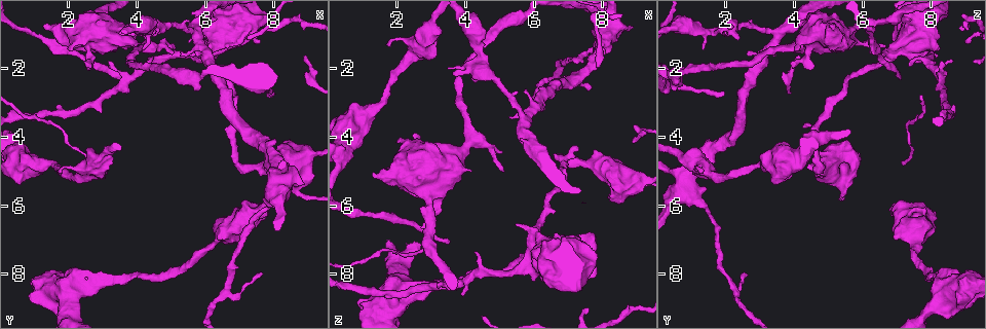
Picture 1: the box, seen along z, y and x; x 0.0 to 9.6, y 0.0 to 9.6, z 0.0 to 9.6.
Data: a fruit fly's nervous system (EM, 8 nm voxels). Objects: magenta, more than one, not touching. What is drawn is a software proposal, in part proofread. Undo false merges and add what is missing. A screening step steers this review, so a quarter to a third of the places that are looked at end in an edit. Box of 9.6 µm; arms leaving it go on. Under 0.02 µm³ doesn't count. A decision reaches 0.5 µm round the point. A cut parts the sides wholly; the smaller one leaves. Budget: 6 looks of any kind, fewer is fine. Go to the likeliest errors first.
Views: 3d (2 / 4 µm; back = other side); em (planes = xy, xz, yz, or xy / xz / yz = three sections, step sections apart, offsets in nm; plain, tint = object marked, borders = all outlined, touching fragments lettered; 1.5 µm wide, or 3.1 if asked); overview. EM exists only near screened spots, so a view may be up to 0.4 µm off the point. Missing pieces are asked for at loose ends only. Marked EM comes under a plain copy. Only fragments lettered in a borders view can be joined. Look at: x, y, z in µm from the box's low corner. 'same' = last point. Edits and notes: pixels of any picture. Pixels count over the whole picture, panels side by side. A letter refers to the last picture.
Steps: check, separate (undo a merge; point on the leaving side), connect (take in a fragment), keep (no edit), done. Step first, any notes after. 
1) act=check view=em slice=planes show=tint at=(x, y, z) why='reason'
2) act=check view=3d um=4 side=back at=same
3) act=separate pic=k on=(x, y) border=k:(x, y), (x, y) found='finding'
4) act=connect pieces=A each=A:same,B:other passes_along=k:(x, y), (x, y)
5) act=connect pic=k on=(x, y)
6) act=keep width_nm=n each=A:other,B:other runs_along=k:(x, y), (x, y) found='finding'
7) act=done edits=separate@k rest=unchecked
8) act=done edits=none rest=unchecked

act=check view=em slice=xy step=8 show=tint at=(3.50, 2.30, 7.15)

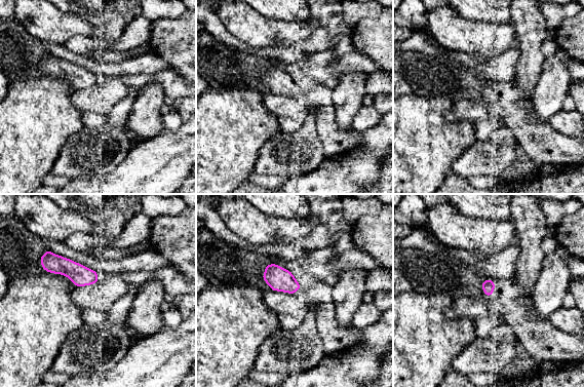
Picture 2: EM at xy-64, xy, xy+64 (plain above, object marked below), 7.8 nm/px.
act=check view=em slice=planes show=borders at=same why='another direction'

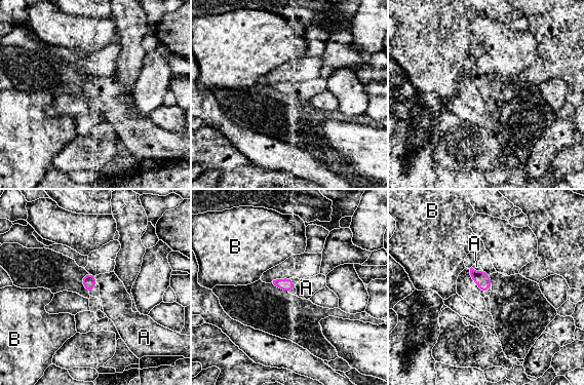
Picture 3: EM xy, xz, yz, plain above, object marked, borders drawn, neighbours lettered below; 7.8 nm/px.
act=connect pieces=A each=A:same,B:other found='it goes on there'

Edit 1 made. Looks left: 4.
act=check view=overview why='see it whole again'

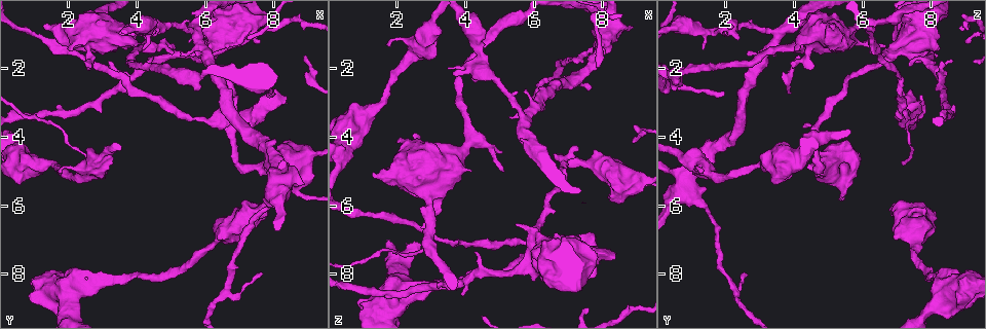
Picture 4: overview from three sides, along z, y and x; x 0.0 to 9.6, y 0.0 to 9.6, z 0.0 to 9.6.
act=check view=em slice=planes show=borders at=(8.30, 2.85, 7.50) why='free end'

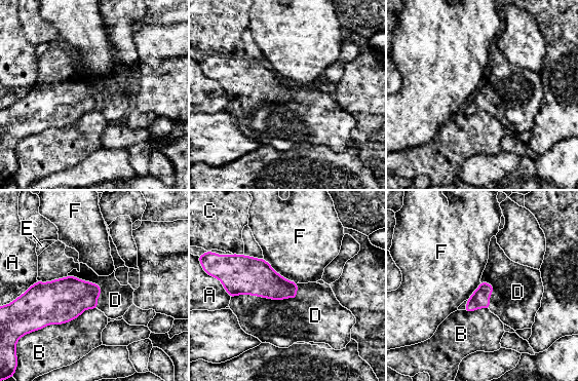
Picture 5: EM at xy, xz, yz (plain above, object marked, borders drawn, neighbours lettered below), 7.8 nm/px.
act=connect pieces=D each=A:other,B:other,C:other,D:same,E:other,F:other found='it goes on there'

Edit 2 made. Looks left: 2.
act=check view=em slice=planes show=borders at=(5.75, 1.60, 7.20) why='free end'

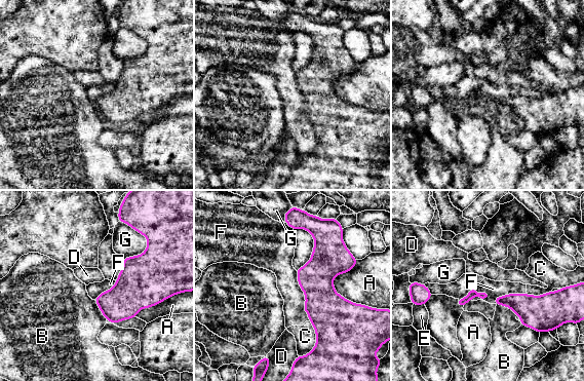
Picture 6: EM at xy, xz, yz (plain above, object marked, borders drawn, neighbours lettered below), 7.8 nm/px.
act=keep each=A:other,B:other,C:other,D:other,E:other,F:other,G:other runs_along=6:(313, 232), (321, 241), (318, 343) found='no lettered fragment goes on from it'

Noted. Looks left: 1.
act=done edits=connect@3,connect@5 rest=unchecked

